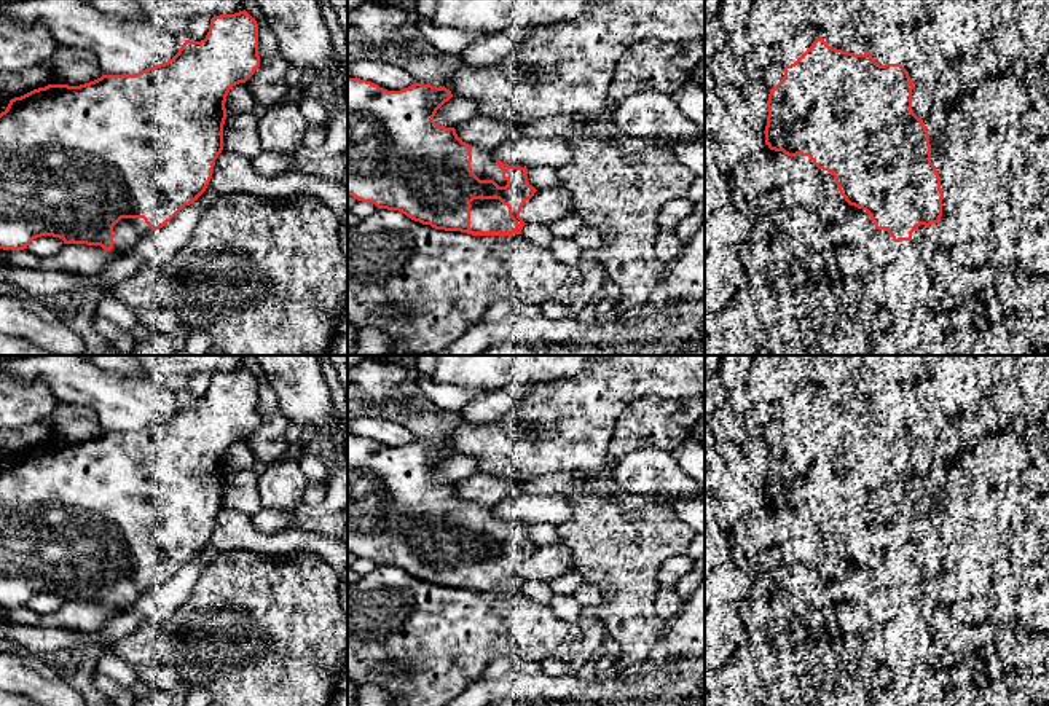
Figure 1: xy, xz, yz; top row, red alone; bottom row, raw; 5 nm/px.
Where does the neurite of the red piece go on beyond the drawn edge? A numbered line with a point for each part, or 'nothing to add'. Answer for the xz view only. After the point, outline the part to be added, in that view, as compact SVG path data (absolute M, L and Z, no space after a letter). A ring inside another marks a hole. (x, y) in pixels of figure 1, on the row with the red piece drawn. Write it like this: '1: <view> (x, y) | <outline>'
1: xz (485, 214) | M473 199L470 202L472 231L512 231L515 222L509 217L509 207L499 199Z

